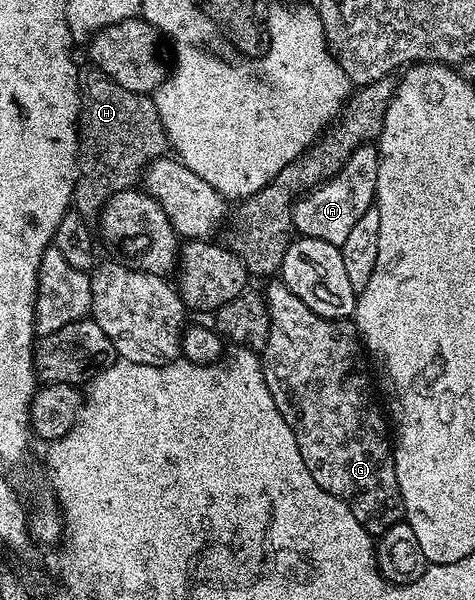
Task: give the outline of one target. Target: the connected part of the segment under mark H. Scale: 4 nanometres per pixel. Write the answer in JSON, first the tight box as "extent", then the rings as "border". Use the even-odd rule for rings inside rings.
{"extent":[73,65,168,221],"border":[[[93,65],[79,70],[78,73],[78,174],[74,176],[73,210],[79,211],[87,221],[97,220],[98,212],[113,195],[121,191],[129,191],[134,183],[143,178],[146,166],[154,159],[161,159],[167,154],[168,140],[166,130],[160,121],[160,113],[156,109],[150,95],[132,93],[132,89],[124,89],[124,85],[116,85],[108,73]]]}

